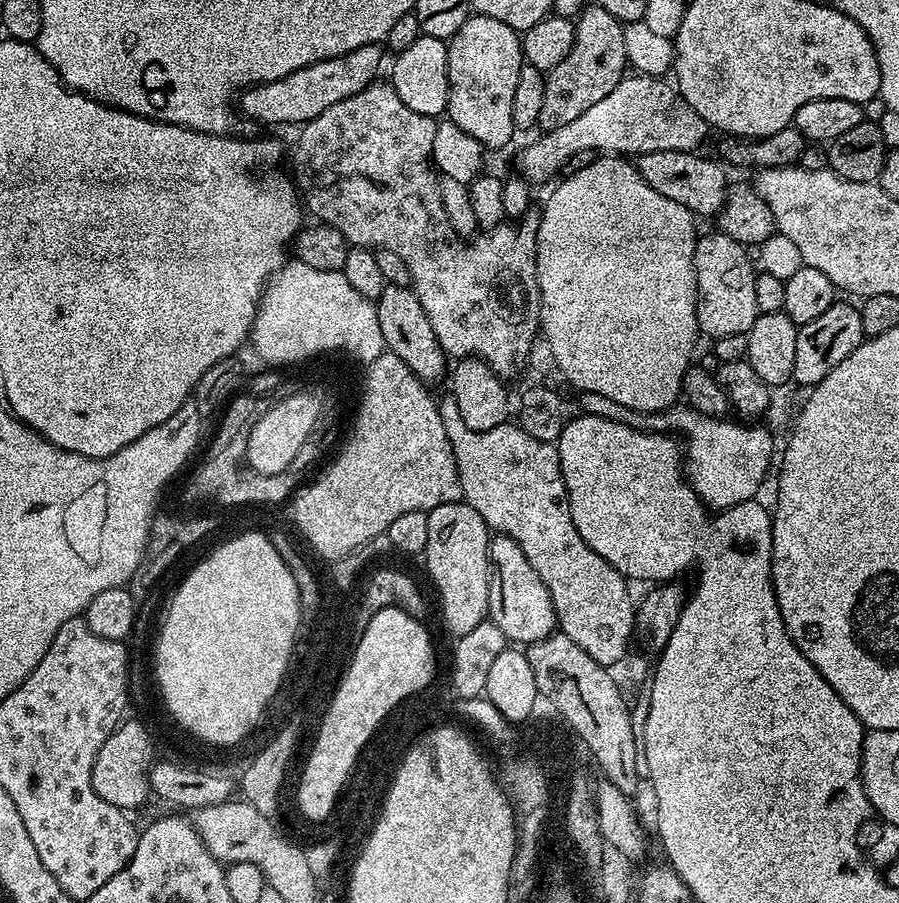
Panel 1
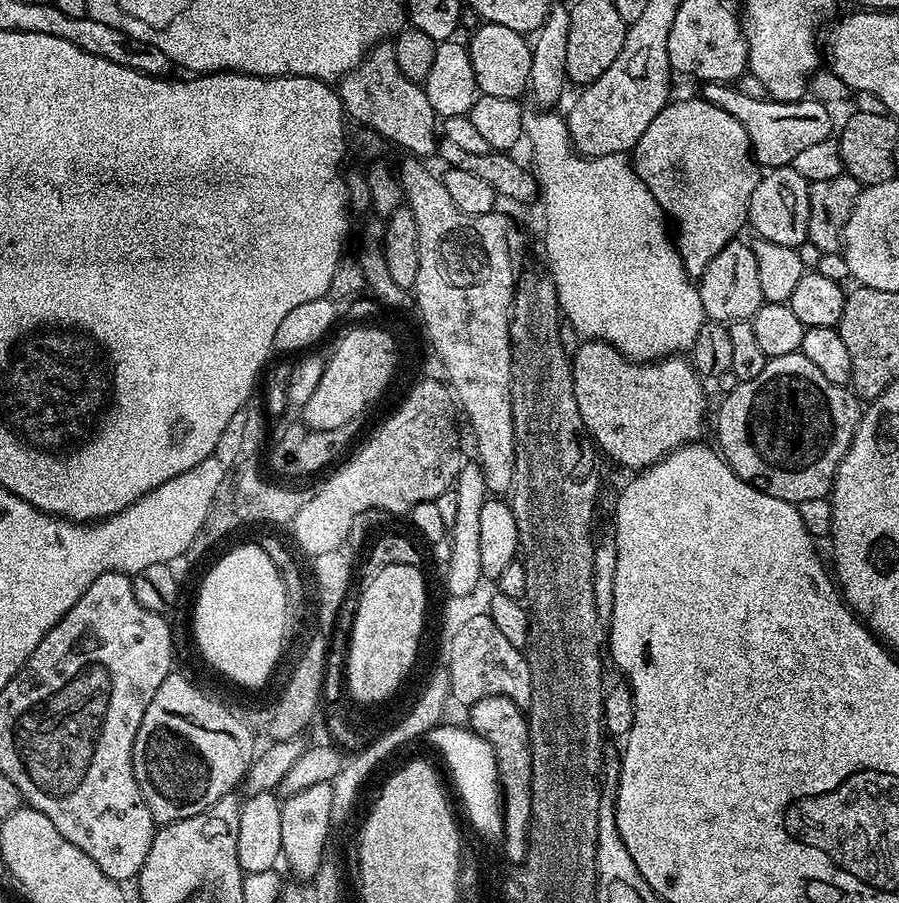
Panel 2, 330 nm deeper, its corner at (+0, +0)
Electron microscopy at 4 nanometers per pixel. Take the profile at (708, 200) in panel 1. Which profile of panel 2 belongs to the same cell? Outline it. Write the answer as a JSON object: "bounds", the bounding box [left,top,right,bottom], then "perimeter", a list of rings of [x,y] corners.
{"bounds":[747,166,812,249],"perimeter":[[[790,166],[765,171],[750,198],[747,223],[752,224],[755,235],[766,242],[778,242],[778,246],[799,249],[809,243],[808,227],[812,217],[810,182]]]}

